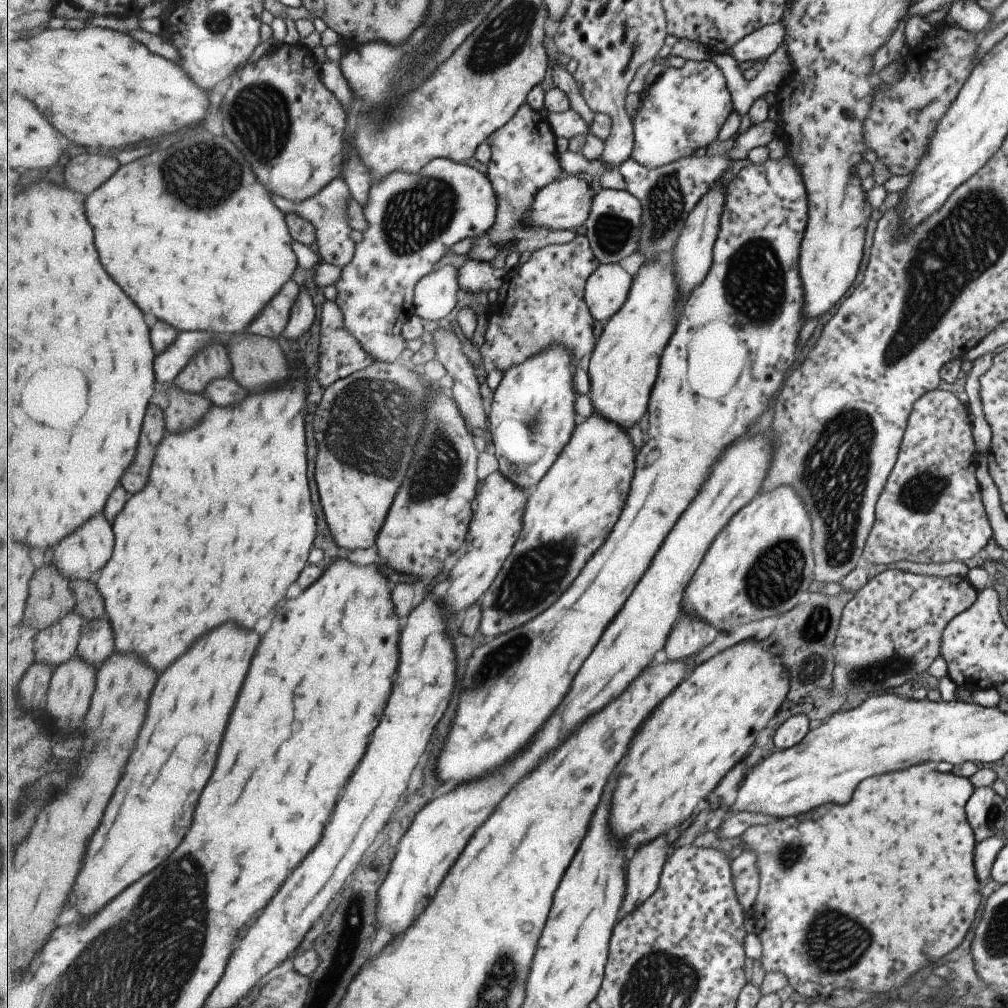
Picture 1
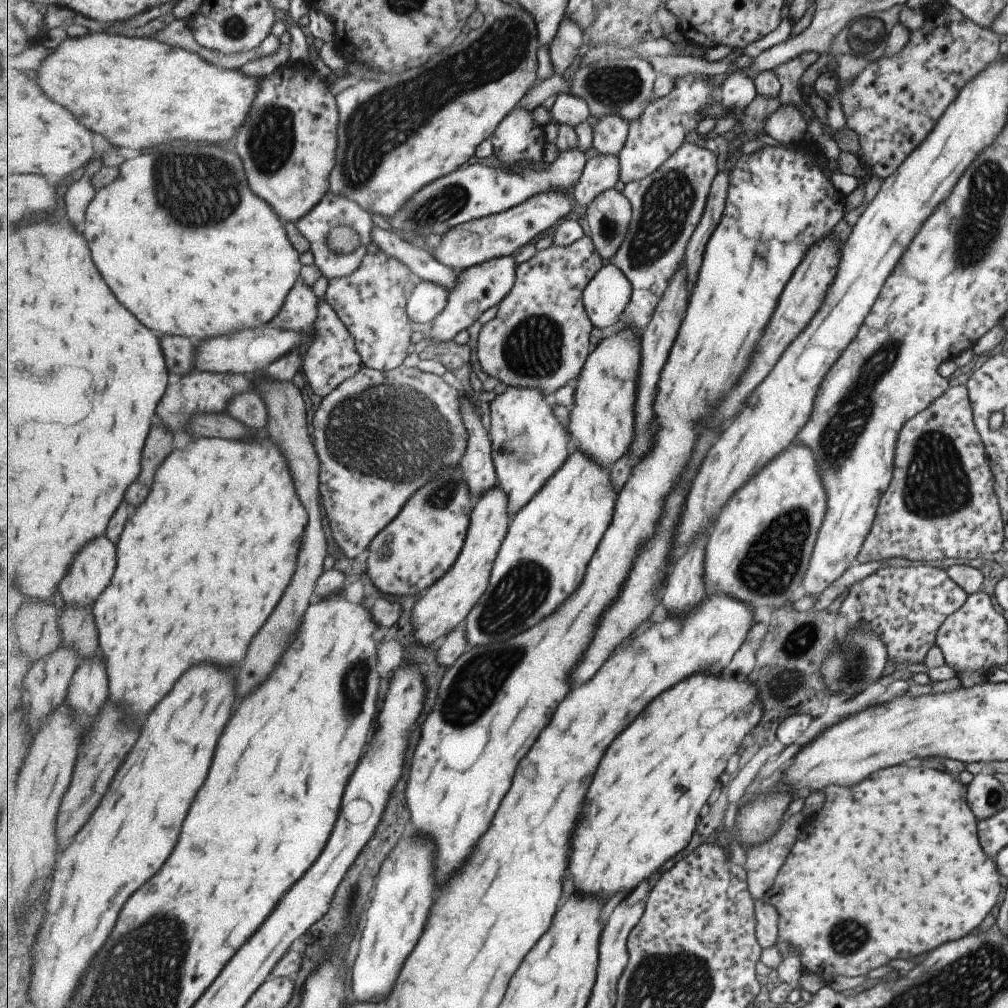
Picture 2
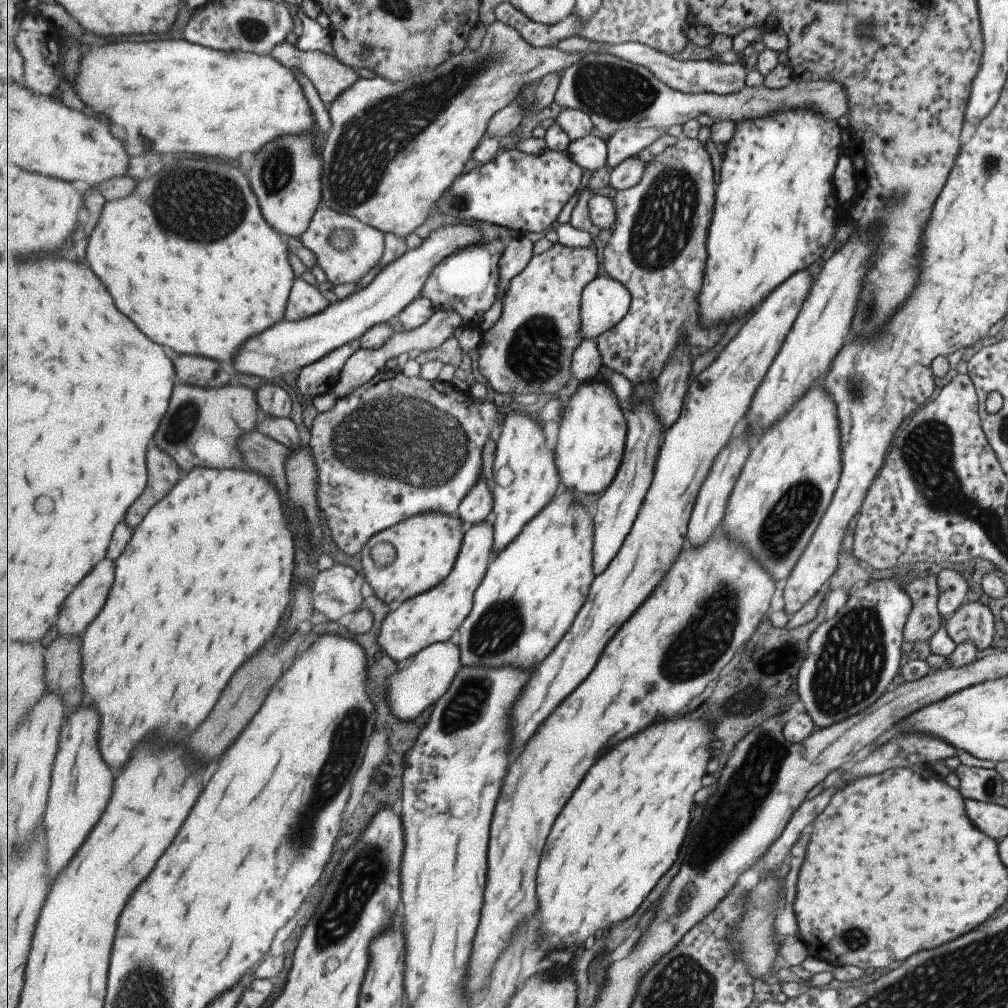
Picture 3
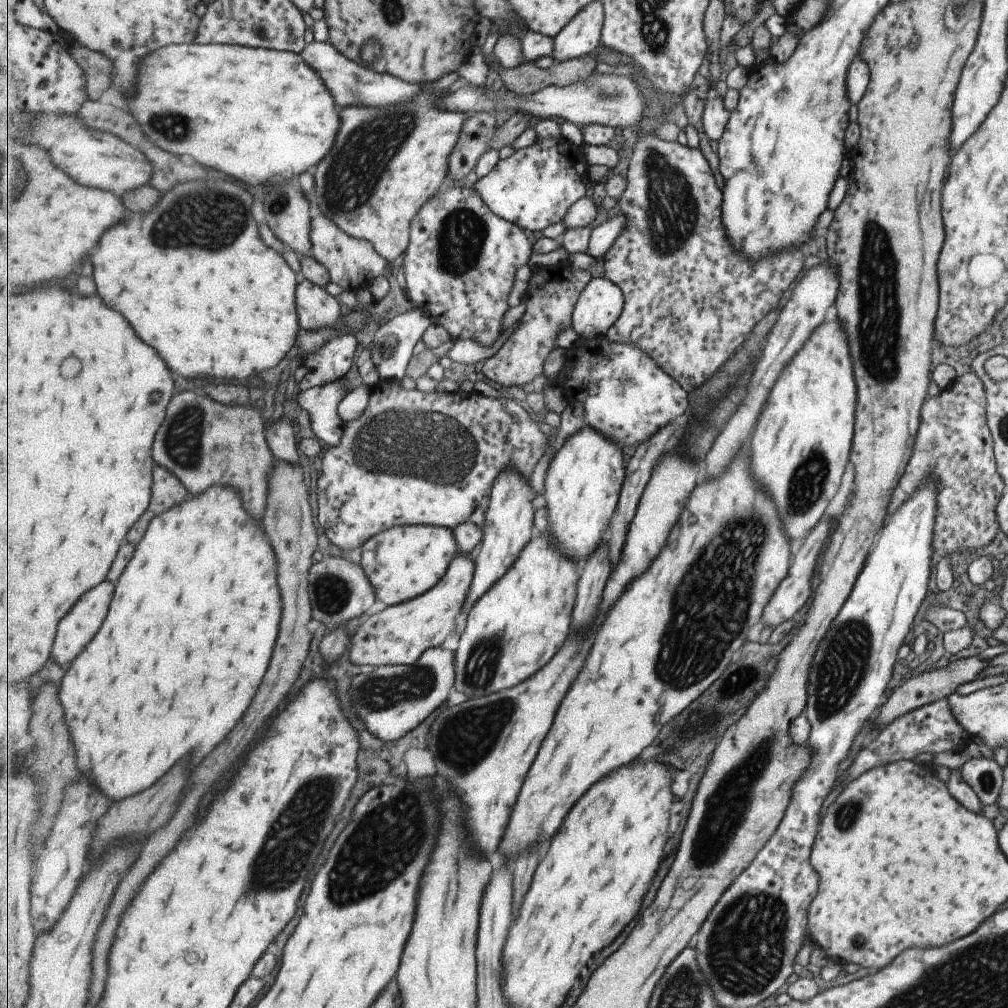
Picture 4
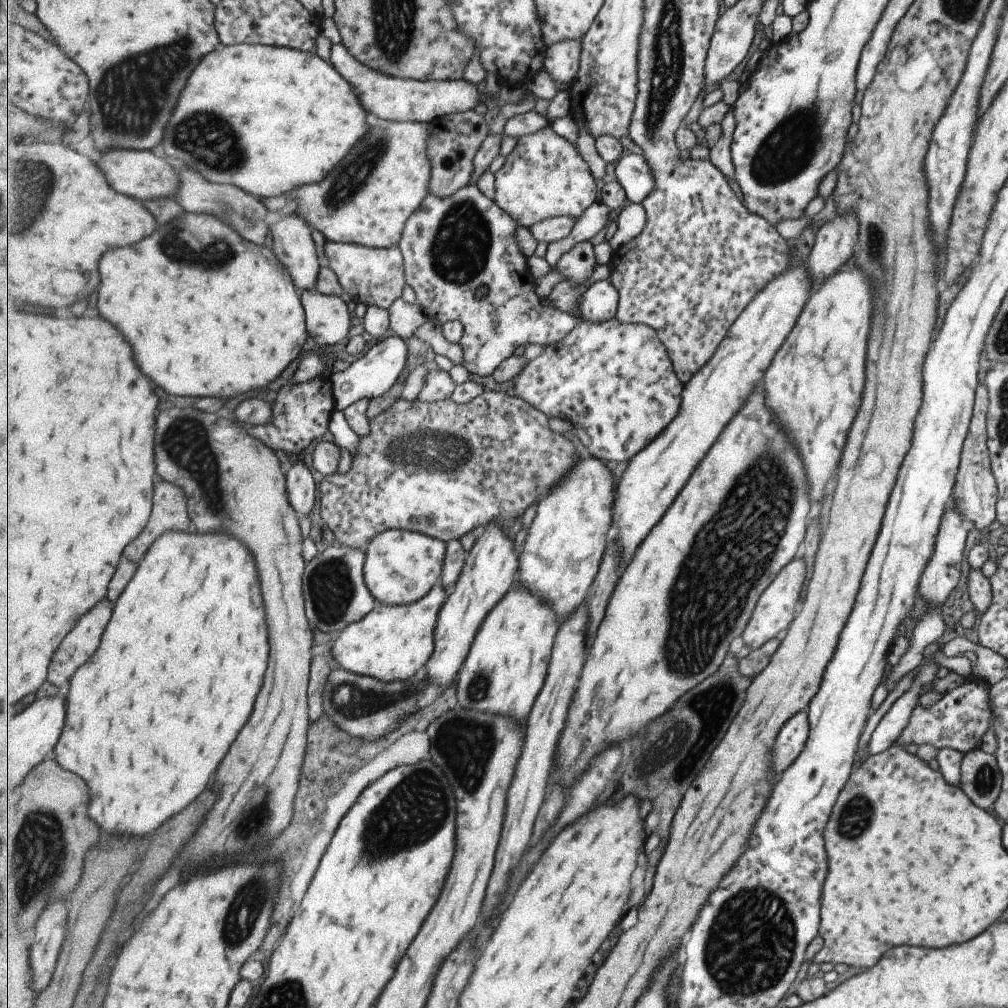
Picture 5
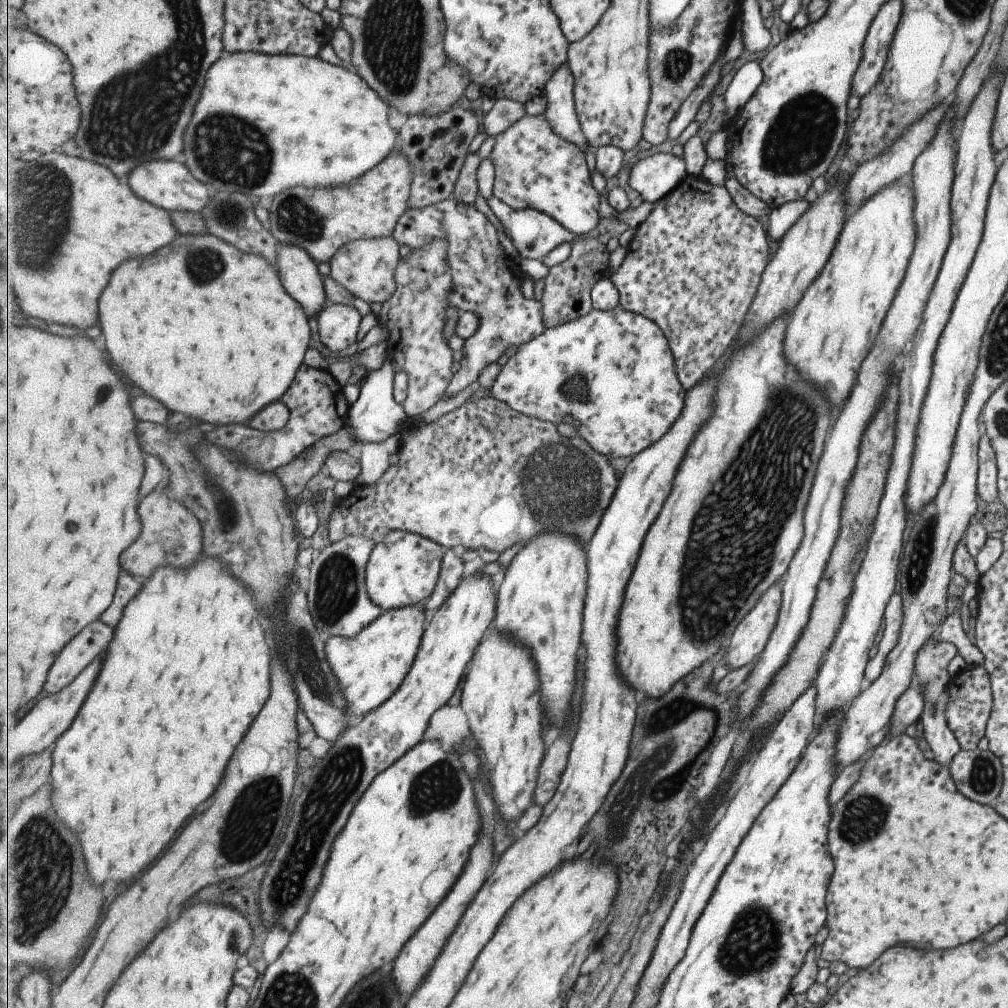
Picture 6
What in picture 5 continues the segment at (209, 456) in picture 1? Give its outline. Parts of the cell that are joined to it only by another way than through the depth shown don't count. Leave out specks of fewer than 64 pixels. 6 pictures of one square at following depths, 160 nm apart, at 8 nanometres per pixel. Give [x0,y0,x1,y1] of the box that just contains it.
[52,532,269,834]

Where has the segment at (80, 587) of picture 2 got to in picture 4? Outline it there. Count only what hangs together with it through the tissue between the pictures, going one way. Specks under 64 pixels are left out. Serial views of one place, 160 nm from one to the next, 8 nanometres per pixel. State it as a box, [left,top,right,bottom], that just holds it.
[52,580,115,667]

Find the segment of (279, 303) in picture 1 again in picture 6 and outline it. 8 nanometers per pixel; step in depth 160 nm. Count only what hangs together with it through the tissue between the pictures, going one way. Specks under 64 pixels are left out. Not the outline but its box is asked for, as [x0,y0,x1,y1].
[316,302,361,352]

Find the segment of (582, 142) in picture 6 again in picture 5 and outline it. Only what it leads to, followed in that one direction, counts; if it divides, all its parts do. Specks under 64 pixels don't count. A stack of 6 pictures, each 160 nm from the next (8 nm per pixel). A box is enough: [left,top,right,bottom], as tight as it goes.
[544,39,584,86]

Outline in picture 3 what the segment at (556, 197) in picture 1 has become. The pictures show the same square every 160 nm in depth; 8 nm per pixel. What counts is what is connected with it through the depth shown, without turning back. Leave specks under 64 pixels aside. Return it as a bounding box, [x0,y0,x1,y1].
[233,220,520,381]

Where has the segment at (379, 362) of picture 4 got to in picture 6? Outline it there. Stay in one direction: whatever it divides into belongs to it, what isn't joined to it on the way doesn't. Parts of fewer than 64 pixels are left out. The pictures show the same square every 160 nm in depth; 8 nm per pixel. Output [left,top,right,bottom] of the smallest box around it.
[349,360,407,443]

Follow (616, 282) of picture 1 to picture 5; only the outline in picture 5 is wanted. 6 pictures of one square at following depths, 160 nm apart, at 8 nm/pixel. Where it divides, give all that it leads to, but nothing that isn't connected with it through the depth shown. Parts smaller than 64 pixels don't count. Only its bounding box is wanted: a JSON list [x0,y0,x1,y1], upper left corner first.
[580,278,619,323]

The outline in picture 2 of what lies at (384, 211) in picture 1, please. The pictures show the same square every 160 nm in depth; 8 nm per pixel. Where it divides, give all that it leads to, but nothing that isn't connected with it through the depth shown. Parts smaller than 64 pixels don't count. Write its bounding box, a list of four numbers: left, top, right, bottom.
[326,149,590,371]

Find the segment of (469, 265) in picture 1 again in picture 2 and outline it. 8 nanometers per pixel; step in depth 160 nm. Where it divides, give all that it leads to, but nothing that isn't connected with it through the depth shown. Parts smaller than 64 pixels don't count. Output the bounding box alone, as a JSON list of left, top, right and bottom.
[413,255,518,345]

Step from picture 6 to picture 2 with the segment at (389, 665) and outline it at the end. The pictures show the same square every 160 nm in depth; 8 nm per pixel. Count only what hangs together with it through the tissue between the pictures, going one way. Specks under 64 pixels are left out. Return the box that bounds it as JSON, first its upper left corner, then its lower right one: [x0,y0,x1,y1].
[411,486,512,645]

